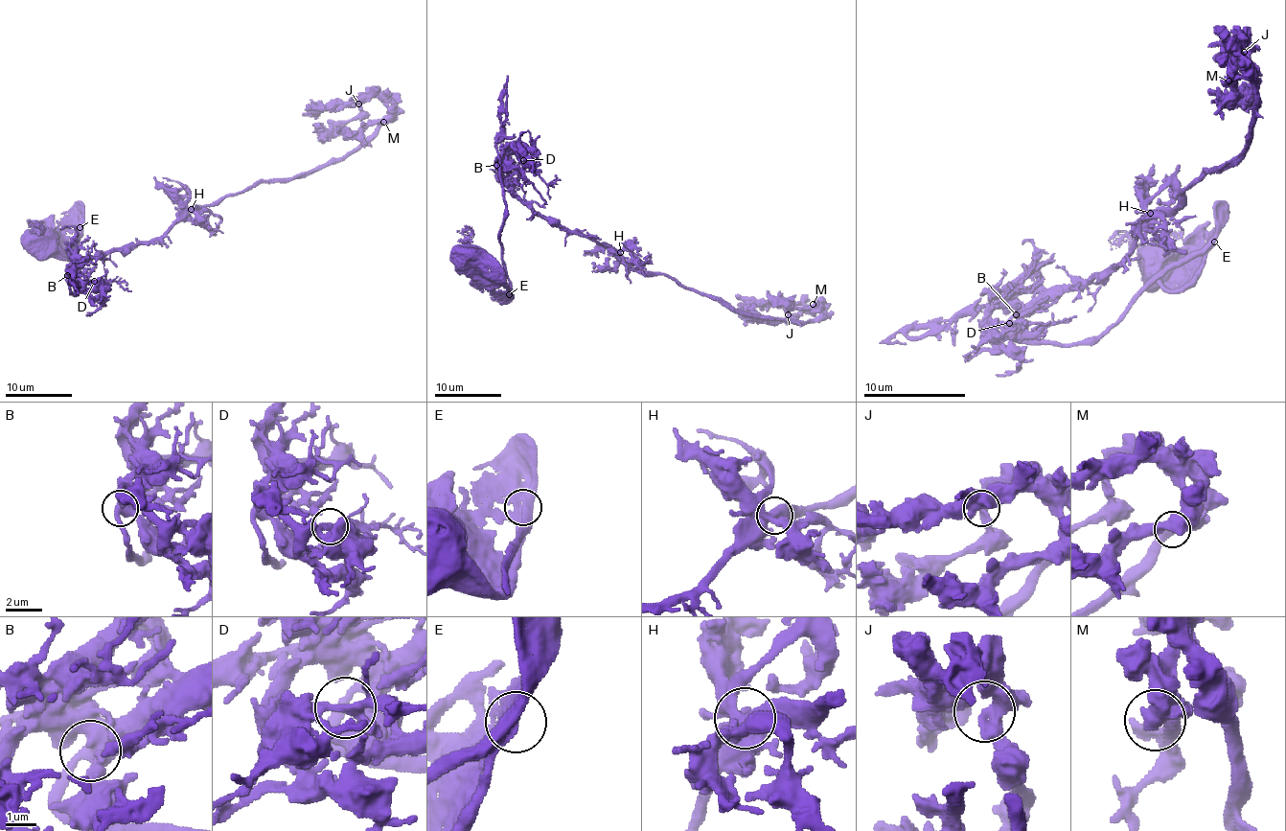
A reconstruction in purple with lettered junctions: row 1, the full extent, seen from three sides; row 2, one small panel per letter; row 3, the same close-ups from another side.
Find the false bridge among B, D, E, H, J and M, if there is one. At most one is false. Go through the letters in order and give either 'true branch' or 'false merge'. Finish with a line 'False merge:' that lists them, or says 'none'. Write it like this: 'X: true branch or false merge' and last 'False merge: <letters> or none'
B: true branch
D: true branch
E: true branch
H: true branch
J: true branch
M: true branch
False merge: none

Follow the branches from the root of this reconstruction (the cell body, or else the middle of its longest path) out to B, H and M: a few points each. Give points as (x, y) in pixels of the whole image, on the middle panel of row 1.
B: (471, 257), (485, 277), (503, 288), (508, 286), (499, 241), (505, 198), (498, 158), (496, 165)
H: (471, 257), (485, 277), (508, 286), (498, 158), (508, 185), (537, 212), (620, 252)
M: (471, 257), (508, 286), (498, 158), (537, 212), (631, 267), (756, 316), (813, 321), (813, 304)

